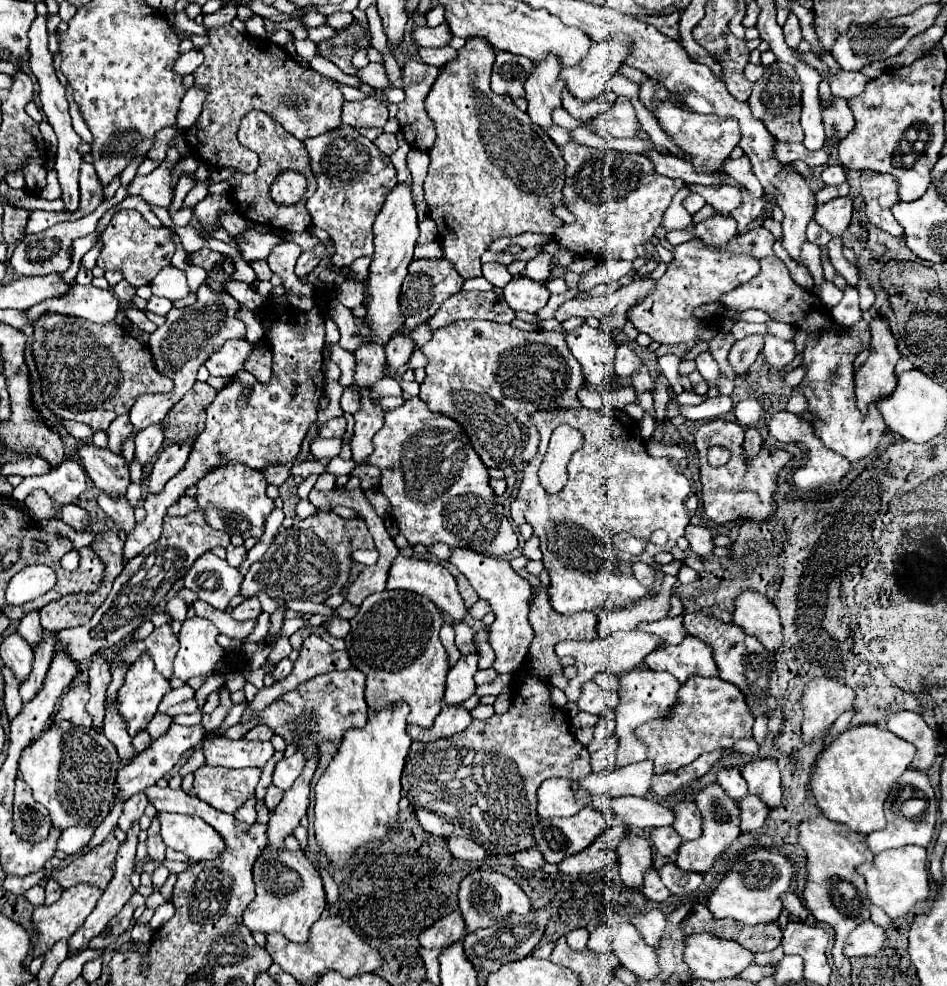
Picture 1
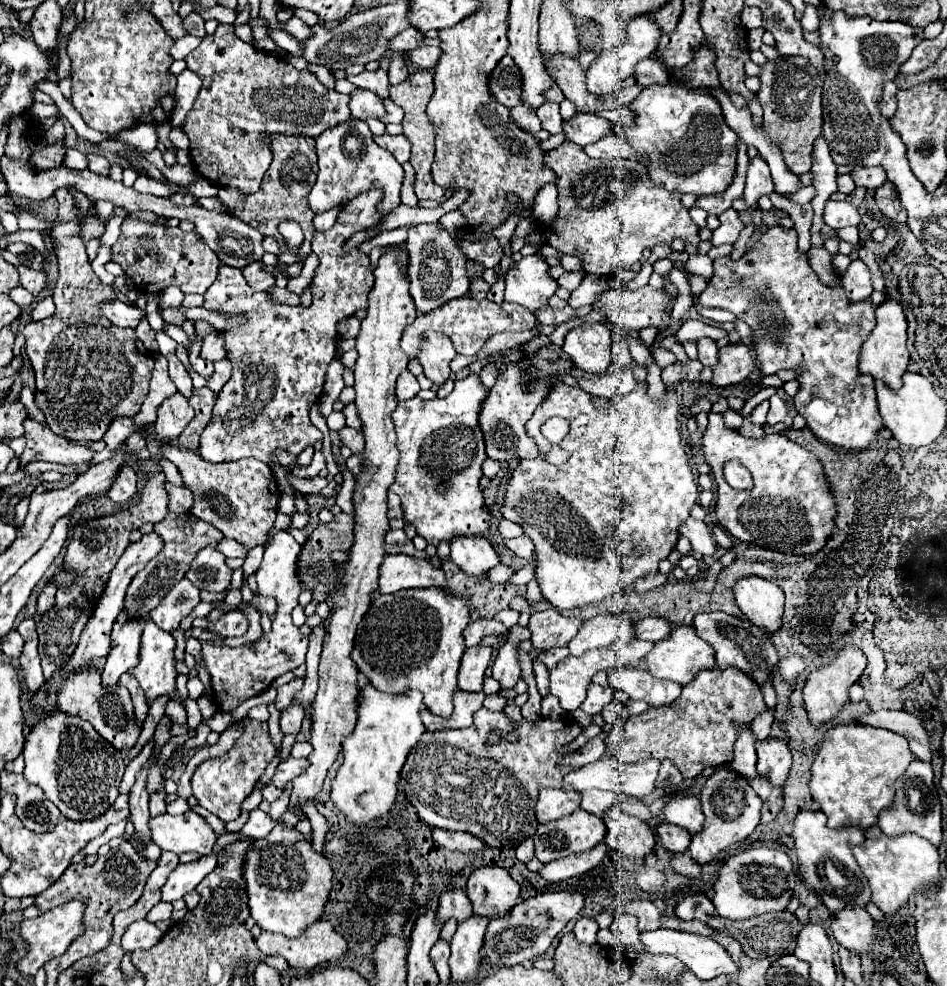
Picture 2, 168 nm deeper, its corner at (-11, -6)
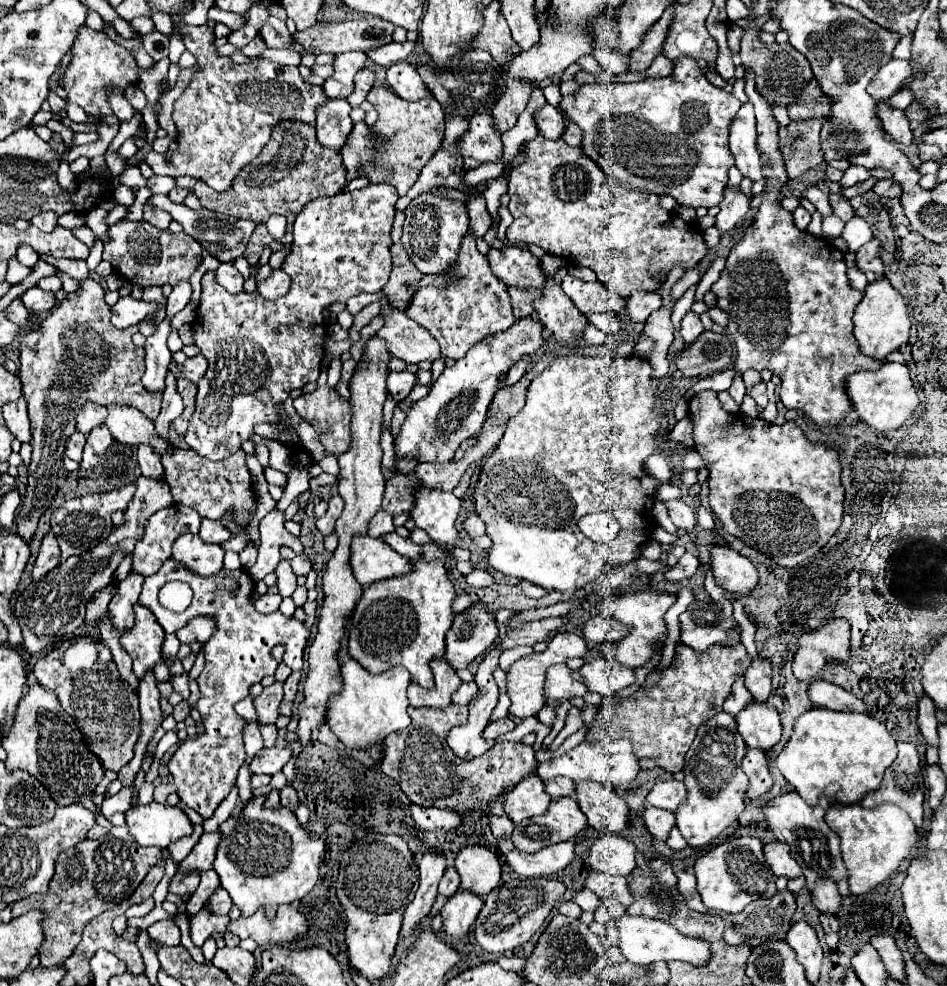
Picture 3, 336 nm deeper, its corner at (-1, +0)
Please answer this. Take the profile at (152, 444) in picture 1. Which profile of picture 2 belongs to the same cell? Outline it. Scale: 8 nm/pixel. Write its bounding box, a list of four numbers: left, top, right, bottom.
[155,393,195,443]

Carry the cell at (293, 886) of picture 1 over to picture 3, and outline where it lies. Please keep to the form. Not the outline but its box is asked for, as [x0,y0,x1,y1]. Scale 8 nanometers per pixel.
[213,795,325,917]

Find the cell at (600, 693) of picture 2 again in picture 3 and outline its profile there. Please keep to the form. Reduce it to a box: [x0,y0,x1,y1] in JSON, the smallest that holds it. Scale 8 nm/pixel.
[545,663,587,699]

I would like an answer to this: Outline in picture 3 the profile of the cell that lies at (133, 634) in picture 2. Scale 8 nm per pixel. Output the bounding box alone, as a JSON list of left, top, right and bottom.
[109,571,143,633]

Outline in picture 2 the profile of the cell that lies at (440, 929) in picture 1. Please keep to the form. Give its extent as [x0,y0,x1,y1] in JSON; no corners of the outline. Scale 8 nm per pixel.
[437,891,471,925]

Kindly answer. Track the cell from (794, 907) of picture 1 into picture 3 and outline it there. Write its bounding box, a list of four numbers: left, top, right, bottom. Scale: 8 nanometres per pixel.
[763,841,803,879]

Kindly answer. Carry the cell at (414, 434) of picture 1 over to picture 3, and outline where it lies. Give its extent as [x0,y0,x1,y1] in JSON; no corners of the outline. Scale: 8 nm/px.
[395,317,545,463]

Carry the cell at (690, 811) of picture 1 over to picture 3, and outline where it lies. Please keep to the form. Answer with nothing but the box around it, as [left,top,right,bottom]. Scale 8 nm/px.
[647,779,687,811]

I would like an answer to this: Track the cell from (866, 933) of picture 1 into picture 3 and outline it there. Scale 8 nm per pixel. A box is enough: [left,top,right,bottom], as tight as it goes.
[811,879,841,915]

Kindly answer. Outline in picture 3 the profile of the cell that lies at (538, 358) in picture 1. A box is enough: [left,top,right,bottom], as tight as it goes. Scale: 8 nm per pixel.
[377,305,441,363]

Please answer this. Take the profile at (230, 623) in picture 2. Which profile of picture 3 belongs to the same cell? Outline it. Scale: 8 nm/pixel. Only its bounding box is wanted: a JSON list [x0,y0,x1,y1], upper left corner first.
[175,617,215,645]

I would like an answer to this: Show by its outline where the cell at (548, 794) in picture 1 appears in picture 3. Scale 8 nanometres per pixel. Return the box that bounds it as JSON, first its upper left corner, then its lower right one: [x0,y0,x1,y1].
[503,775,551,823]

